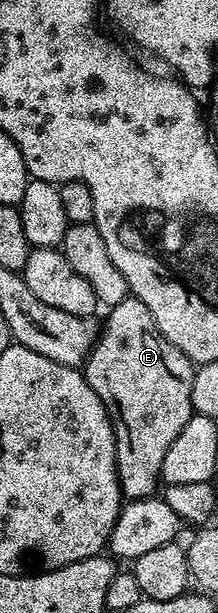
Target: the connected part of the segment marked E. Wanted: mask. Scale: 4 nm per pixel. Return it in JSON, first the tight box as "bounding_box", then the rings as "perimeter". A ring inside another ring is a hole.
{"bounding_box":[81,296,196,499],"perimeter":[[[128,296],[121,300],[121,304],[110,307],[106,314],[107,319],[104,317],[101,322],[99,339],[95,341],[95,347],[91,349],[91,355],[81,369],[89,388],[93,388],[97,396],[101,396],[101,404],[105,404],[111,418],[111,427],[115,433],[119,487],[124,499],[150,498],[160,489],[161,464],[165,464],[165,455],[168,454],[173,440],[177,440],[181,428],[185,428],[185,424],[189,424],[191,419],[196,367],[185,356],[185,352],[181,352],[181,348],[177,348],[160,332],[149,308],[145,308],[139,298]]]}

